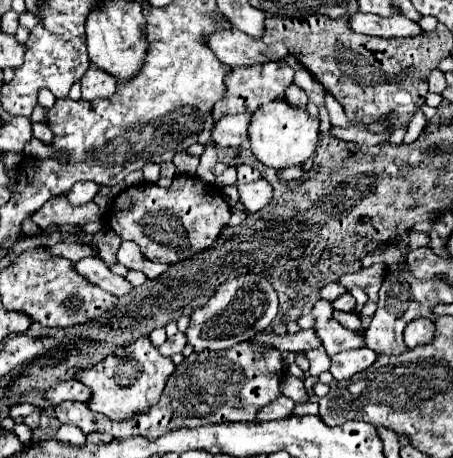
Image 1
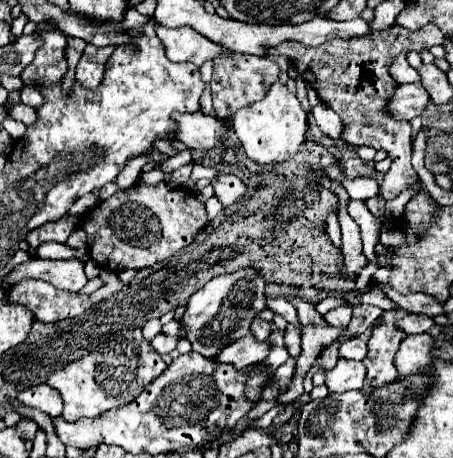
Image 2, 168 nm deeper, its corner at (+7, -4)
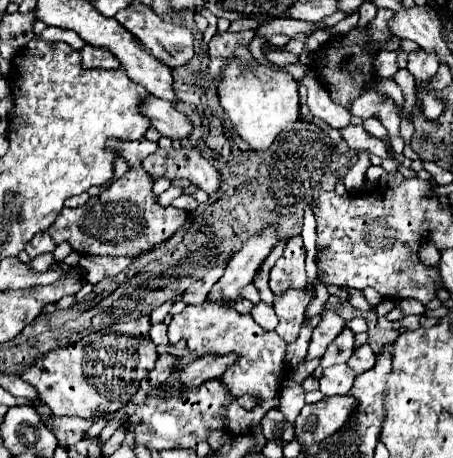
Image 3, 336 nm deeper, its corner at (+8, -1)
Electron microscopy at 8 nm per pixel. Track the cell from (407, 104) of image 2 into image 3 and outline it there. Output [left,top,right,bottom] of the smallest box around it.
[350,90,405,154]

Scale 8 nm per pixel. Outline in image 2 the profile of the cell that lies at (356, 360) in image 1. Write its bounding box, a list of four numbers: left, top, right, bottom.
[327,359,365,393]

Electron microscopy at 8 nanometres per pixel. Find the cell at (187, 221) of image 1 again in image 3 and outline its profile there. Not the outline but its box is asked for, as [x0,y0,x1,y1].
[48,138,188,258]

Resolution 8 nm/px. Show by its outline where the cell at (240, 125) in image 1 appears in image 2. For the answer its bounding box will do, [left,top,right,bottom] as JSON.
[173,111,227,149]

